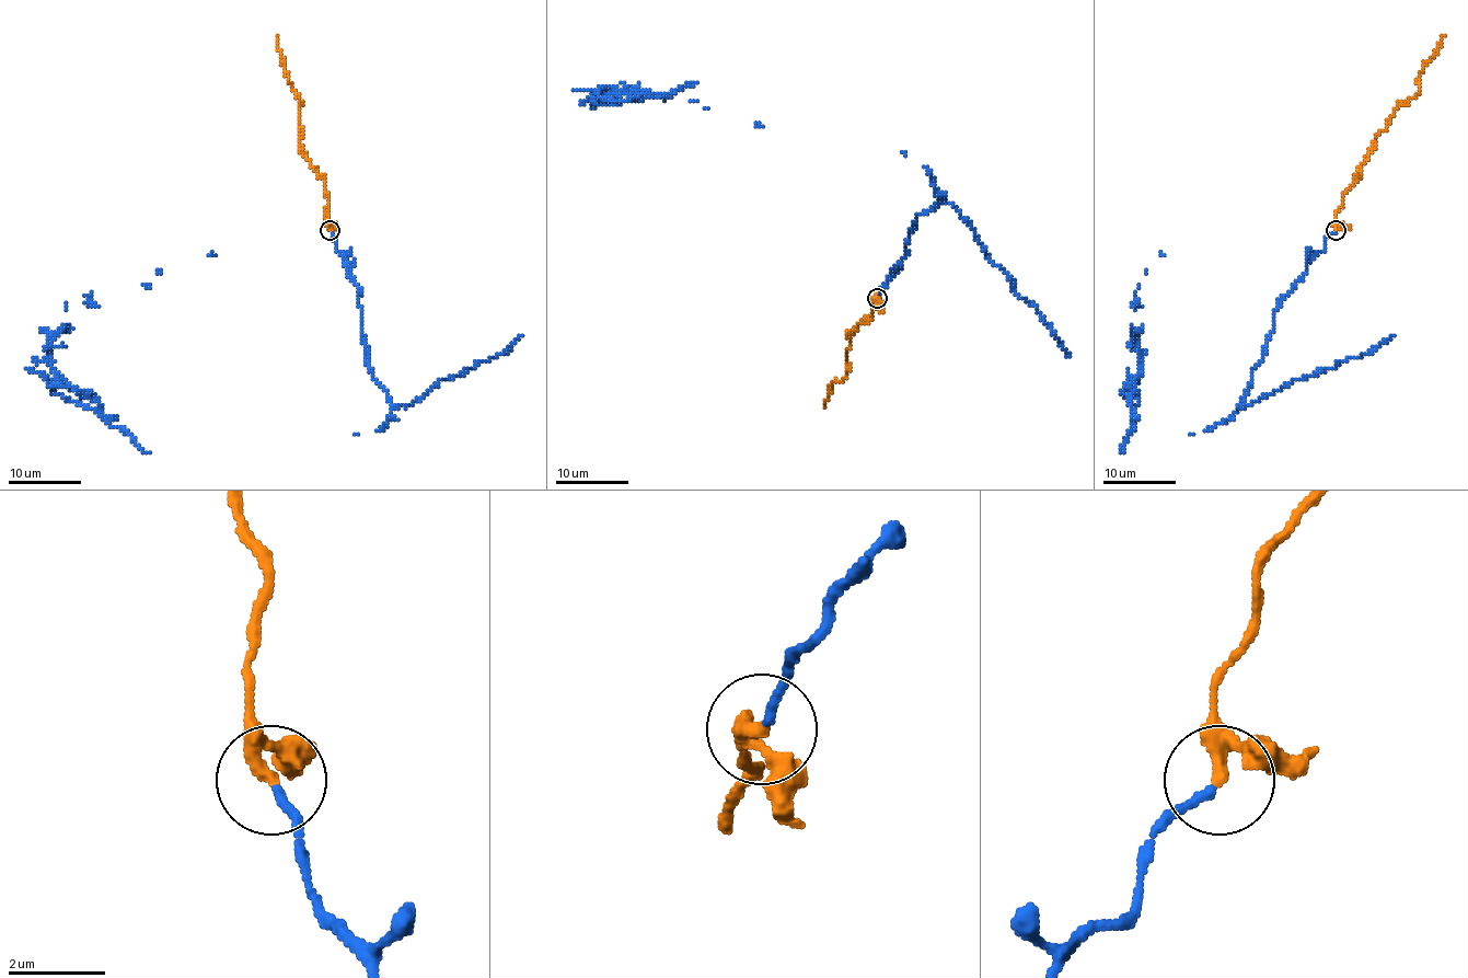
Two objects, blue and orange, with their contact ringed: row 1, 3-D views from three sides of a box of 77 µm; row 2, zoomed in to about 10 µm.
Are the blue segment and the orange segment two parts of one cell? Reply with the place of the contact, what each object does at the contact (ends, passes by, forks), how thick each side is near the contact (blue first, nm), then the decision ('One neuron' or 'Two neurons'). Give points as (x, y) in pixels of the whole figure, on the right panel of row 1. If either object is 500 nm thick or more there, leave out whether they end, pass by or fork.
Place: (1336, 230). At the ring blue ends. At the ring orange passes by. Thickness 170 nm (blue) against 240 nm. One neuron

